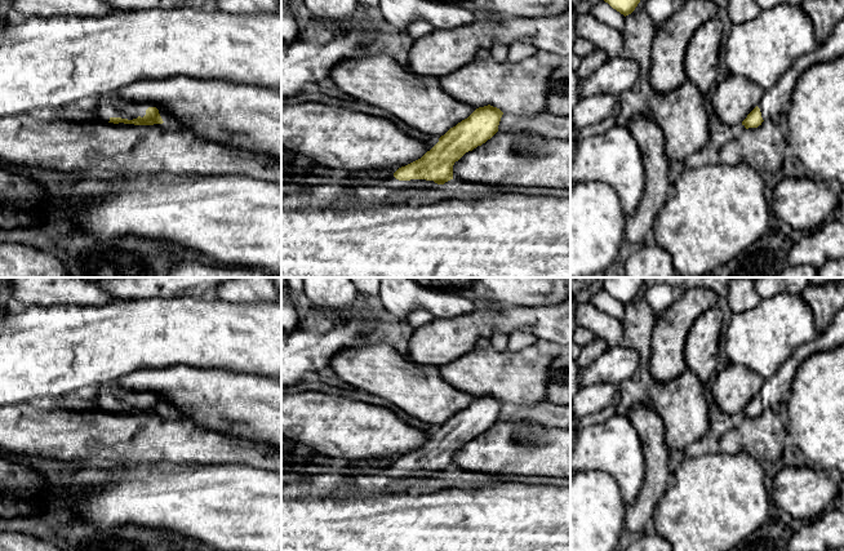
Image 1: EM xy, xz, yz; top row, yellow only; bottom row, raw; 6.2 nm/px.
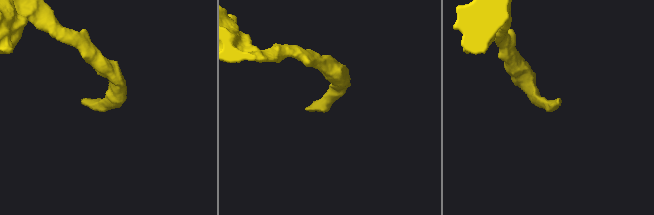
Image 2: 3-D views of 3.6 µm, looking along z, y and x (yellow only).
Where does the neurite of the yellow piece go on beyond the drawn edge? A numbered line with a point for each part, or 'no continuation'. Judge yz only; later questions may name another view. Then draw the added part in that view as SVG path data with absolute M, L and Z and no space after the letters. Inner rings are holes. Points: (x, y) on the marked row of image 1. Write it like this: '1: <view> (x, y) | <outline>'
1: yz (776, 101) | M844 19L835 26L830 37L818 45L814 53L796 59L778 80L778 84L764 92L758 105L763 120L768 120L773 115L787 114L796 81L807 68L818 62L832 61L841 55L844 55Z

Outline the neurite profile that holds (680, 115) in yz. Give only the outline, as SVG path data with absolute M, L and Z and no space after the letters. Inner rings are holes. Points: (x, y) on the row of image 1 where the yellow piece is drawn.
M688 79L668 94L648 95L648 114L663 133L670 160L684 161L707 146L710 129L702 95Z

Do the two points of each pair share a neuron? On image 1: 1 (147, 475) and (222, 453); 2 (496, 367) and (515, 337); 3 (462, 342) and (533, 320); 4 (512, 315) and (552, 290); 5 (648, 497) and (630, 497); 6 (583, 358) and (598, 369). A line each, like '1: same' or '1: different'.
1: different
2: different
3: same
4: different
5: different
6: different

